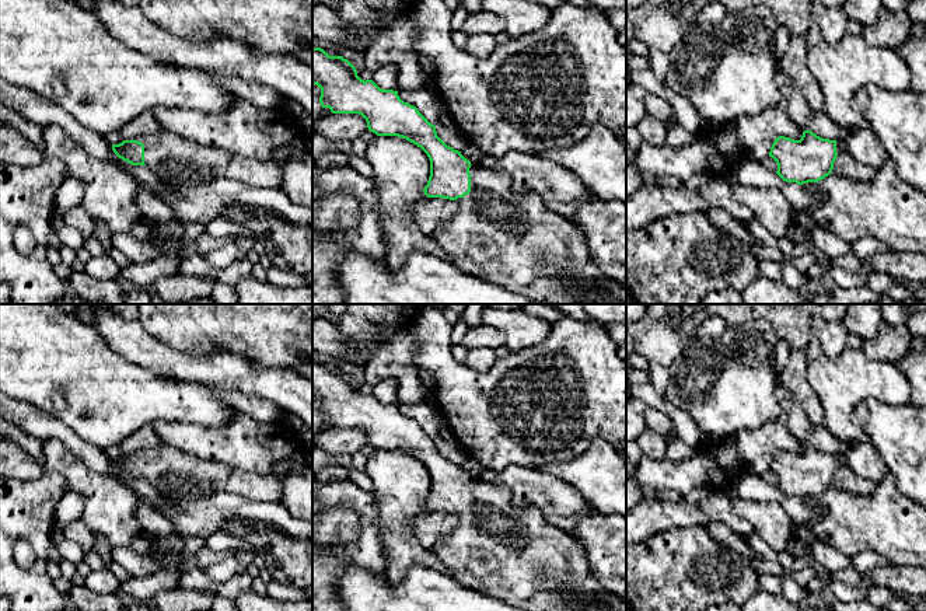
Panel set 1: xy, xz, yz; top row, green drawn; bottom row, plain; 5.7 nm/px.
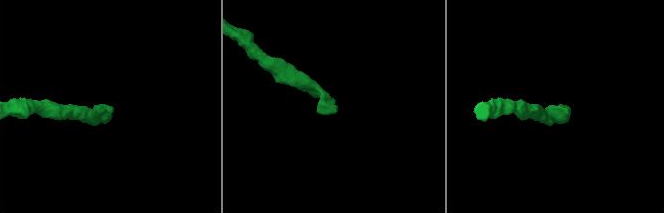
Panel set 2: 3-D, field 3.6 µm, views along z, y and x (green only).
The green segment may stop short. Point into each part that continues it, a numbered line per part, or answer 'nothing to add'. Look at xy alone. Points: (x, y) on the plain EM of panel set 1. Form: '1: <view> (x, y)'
1: xy (177, 475)

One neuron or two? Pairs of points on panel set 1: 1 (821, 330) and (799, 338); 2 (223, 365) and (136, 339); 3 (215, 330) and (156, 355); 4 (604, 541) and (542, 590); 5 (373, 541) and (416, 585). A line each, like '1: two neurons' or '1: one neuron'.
1: two neurons
2: one neuron
3: two neurons
4: two neurons
5: two neurons

